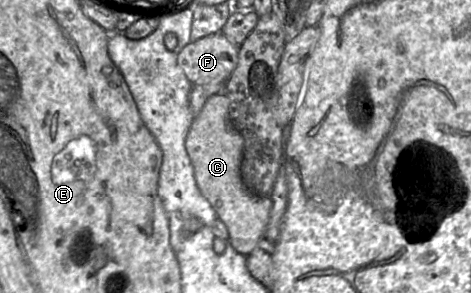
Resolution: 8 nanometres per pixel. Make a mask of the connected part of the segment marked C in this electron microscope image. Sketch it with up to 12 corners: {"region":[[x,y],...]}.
{"region":[[224,92],[194,117],[185,146],[200,192],[247,257],[273,203],[250,191],[244,138]]}

